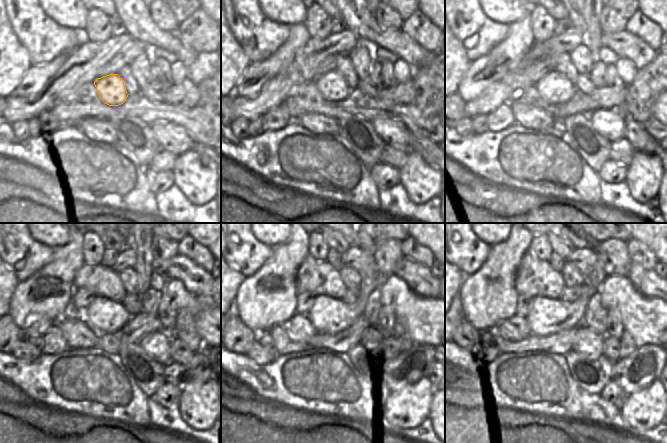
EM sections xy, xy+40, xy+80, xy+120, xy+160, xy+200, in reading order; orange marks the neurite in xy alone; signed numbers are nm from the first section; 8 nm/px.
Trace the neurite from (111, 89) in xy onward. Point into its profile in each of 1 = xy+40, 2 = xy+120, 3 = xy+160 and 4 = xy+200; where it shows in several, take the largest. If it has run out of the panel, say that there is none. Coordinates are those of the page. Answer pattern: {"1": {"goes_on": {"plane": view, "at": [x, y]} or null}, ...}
{"1": {"goes_on": {"plane": "xy+40", "at": [332, 86]}}, "2": {"goes_on": {"plane": "xy+120", "at": [104, 316]}}, "3": {"goes_on": {"plane": "xy+160", "at": [328, 315]}}, "4": {"goes_on": {"plane": "xy+200", "at": [547, 316]}}}

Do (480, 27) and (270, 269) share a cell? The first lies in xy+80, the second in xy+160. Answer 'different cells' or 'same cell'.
different cells

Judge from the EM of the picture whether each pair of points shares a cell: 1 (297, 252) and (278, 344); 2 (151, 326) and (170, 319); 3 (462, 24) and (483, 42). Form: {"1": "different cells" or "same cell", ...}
{"1": "different cells", "2": "different cells", "3": "same cell"}

